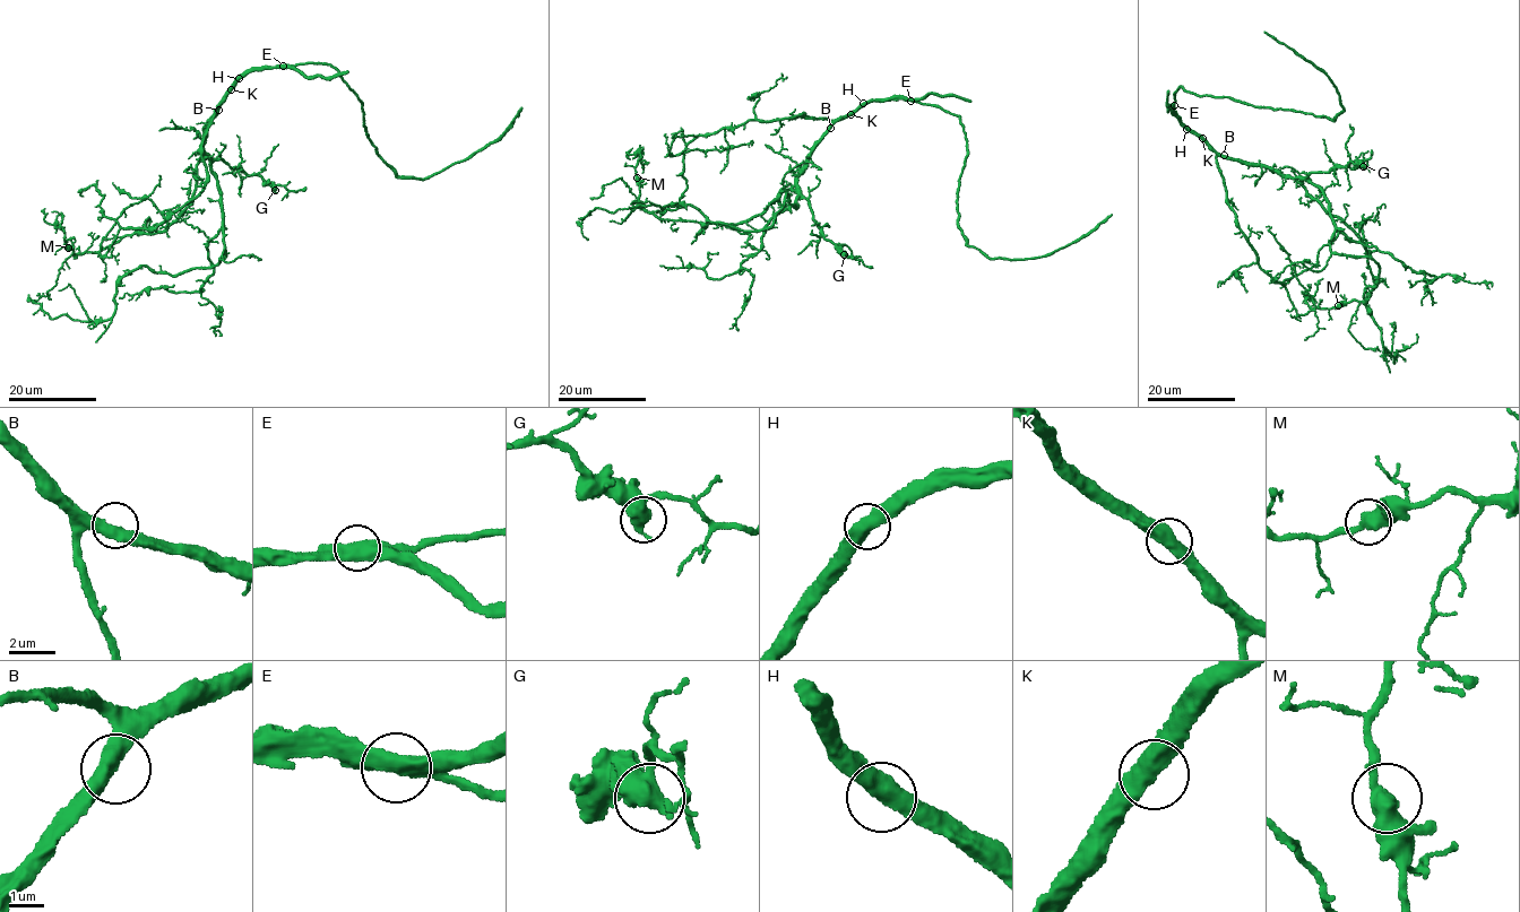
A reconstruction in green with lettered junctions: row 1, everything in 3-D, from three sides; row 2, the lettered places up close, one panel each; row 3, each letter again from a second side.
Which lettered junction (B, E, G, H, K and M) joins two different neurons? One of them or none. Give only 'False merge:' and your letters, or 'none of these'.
False merge: none of these

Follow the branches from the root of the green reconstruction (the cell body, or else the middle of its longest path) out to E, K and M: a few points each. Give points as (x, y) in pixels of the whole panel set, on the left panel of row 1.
E: (217, 111), (244, 72), (283, 66)
K: (217, 111), (231, 89)
M: (217, 111), (205, 128), (197, 185), (176, 219), (162, 231), (123, 235), (94, 253), (77, 255), (68, 248)

